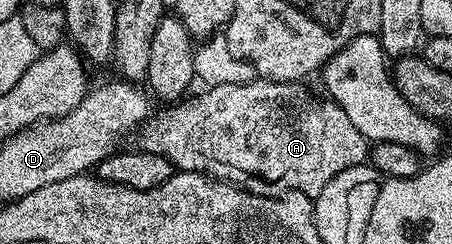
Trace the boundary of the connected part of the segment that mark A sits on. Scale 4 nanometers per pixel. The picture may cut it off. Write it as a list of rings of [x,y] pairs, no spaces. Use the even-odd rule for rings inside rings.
[[[262,78],[253,79],[247,84],[210,86],[200,96],[192,100],[184,99],[170,107],[173,109],[167,115],[152,117],[138,129],[137,137],[143,143],[140,144],[142,151],[161,154],[171,163],[172,169],[201,172],[258,196],[304,192],[306,196],[318,198],[321,190],[325,190],[335,176],[362,165],[368,159],[369,142],[361,130],[349,122],[349,114],[345,114],[345,110],[341,110],[334,100],[322,95],[314,96],[303,87],[299,82],[286,84]]]

